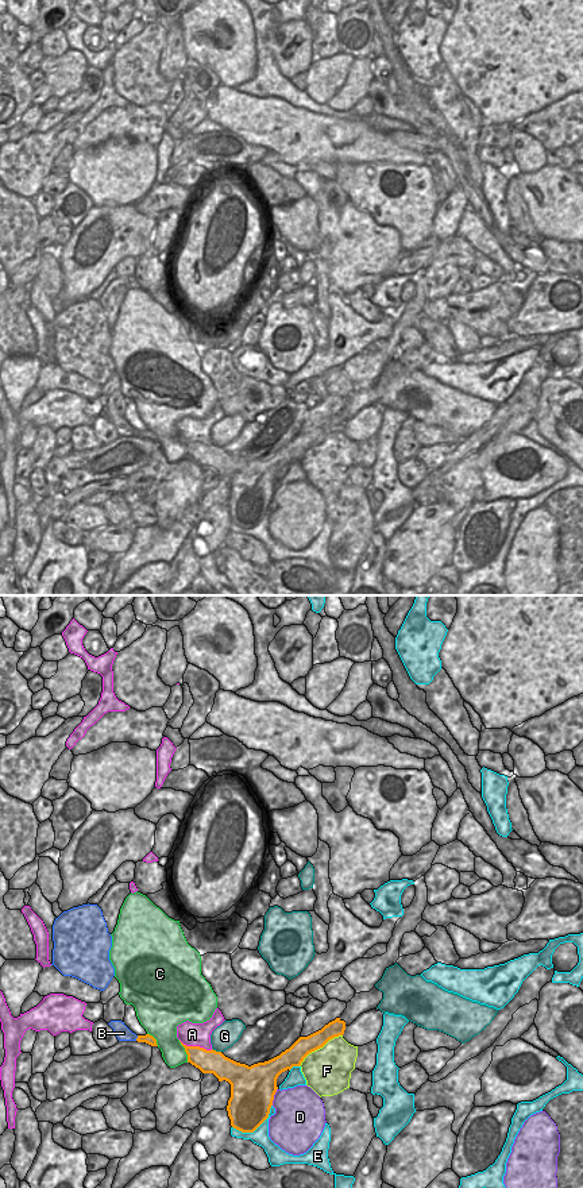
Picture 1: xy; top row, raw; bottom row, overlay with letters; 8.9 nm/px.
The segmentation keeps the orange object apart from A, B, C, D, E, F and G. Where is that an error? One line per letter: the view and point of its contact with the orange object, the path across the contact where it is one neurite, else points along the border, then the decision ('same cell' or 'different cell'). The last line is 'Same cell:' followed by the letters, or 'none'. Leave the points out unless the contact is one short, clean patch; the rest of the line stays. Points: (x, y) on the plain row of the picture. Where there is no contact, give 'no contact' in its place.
A: xy (196, 442) | different cell
B: xy (136, 434) | across xy (147, 434), (136, 434), (123, 428) | same cell
C: xy (185, 446) | along xy (178, 436), (184, 443), (188, 456) | different cell
D: xy (273, 492) | different cell
E: xy (255, 524) | different cell
F: xy (319, 443) | different cell
G: xy (215, 446) | different cell
Same cell: B

